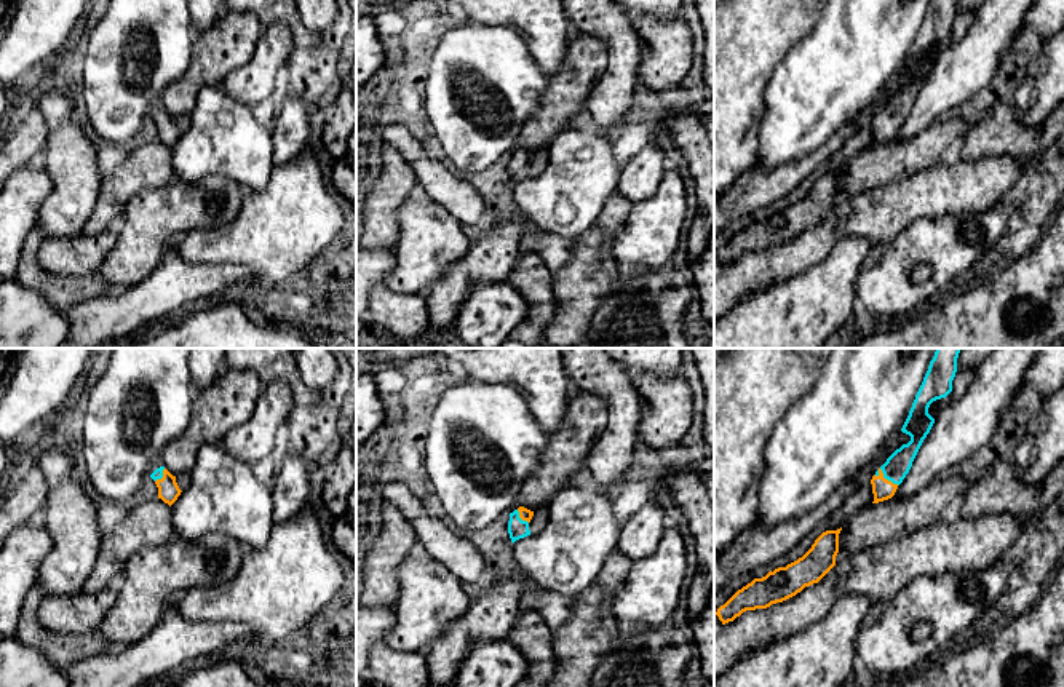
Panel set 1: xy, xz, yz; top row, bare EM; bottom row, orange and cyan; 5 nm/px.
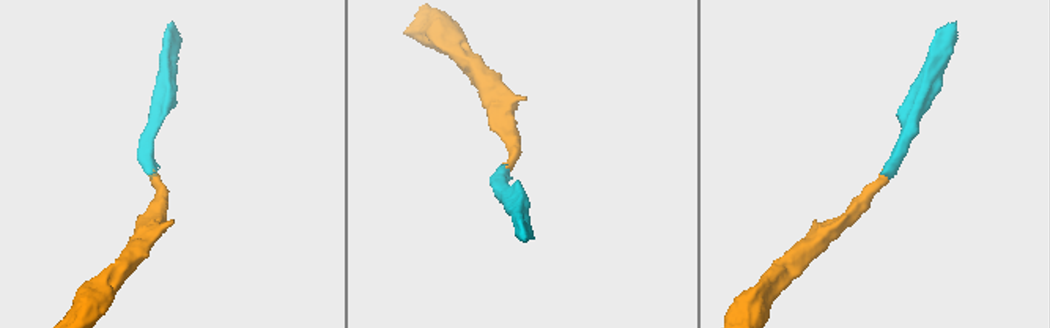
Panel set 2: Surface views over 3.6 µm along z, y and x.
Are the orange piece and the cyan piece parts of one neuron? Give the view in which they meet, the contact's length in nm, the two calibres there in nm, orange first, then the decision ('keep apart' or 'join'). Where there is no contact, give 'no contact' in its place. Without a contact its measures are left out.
contact in yz; length 140 nm; calibres 110 and 120 nm; join

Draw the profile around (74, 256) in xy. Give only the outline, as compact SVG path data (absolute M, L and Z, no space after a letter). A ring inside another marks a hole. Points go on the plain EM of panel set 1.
M208 176L201 182L174 177L168 185L137 193L123 209L125 225L118 235L105 230L99 235L45 238L38 248L38 265L59 276L89 276L99 273L115 291L142 281L161 260L163 252L190 230L204 230L230 224L240 212L244 189L222 176Z

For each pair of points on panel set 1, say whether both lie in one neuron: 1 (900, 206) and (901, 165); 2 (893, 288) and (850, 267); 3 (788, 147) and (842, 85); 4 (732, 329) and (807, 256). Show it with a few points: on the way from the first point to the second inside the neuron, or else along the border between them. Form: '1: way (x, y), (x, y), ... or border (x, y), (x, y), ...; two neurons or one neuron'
1: border (935, 162), (901, 179), (871, 187), (866, 192); two neurons
2: border (871, 259), (855, 283), (855, 297); two neurons
3: way (796, 131), (826, 101); one neuron
4: border (817, 262), (799, 274), (748, 294); two neurons

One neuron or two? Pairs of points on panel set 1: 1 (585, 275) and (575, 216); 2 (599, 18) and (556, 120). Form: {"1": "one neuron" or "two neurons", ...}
{"1": "two neurons", "2": "two neurons"}

